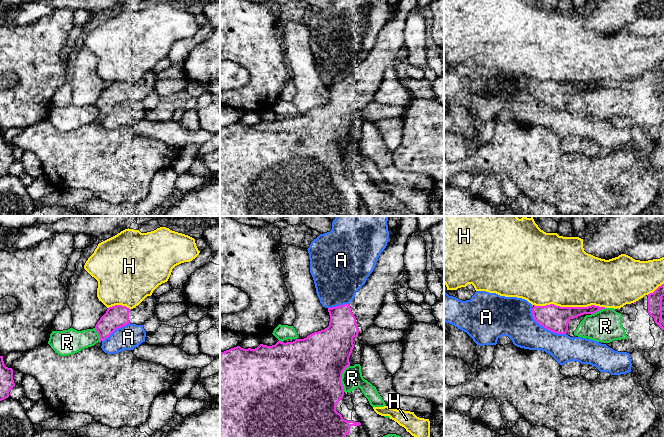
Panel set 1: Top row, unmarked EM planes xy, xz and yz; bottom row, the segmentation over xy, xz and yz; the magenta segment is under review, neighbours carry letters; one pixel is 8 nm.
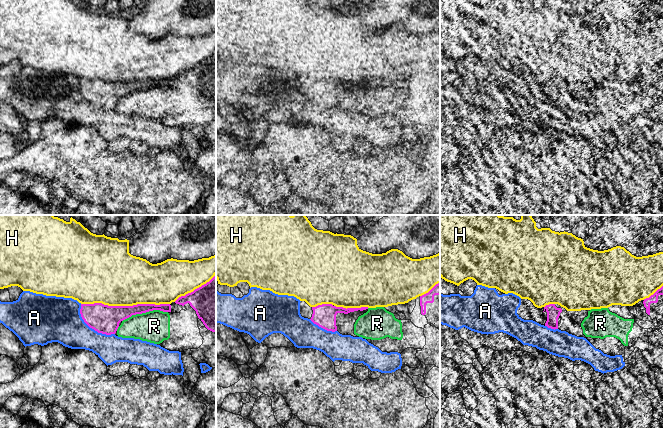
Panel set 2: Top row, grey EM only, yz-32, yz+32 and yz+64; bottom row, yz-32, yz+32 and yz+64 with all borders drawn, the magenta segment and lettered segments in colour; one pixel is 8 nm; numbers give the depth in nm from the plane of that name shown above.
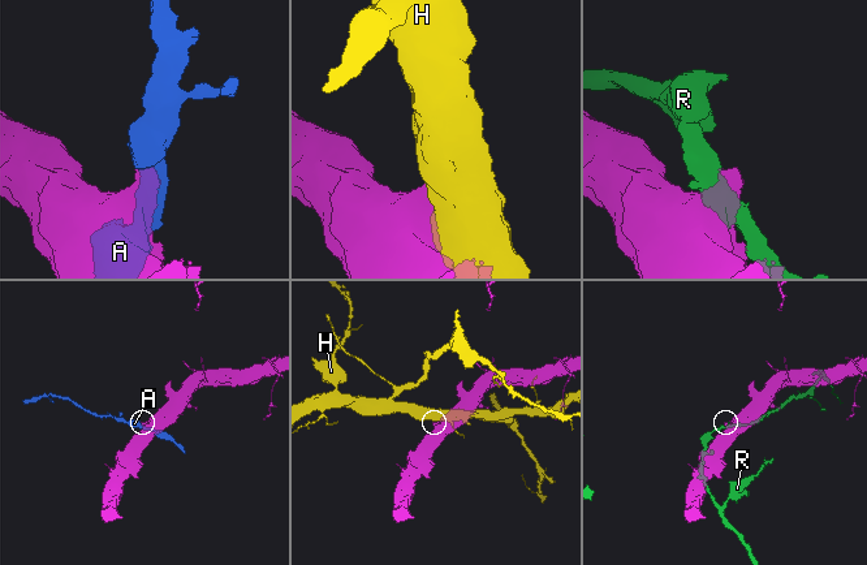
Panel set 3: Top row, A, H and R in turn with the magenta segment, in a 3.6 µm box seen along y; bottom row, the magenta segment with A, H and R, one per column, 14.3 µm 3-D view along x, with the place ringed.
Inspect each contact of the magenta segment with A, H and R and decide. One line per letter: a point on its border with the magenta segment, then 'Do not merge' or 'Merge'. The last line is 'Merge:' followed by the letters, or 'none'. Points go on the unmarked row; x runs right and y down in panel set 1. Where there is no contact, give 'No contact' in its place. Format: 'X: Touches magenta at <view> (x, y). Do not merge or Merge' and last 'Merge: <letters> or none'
A: Touches magenta at yz (544, 103). Do not merge
H: Touches magenta at yz (570, 83). Do not merge
R: Touches magenta at xz (341, 153). Do not merge
Merge: none

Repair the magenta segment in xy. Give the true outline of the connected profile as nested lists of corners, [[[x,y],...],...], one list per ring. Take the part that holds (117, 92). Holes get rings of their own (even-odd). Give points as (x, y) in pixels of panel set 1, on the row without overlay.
[[[151,71],[147,72],[133,85],[129,85],[122,81],[109,83],[95,102],[95,105],[100,112],[100,117],[104,117],[116,105],[129,99],[143,101],[145,97],[154,92],[156,82],[156,75]]]

